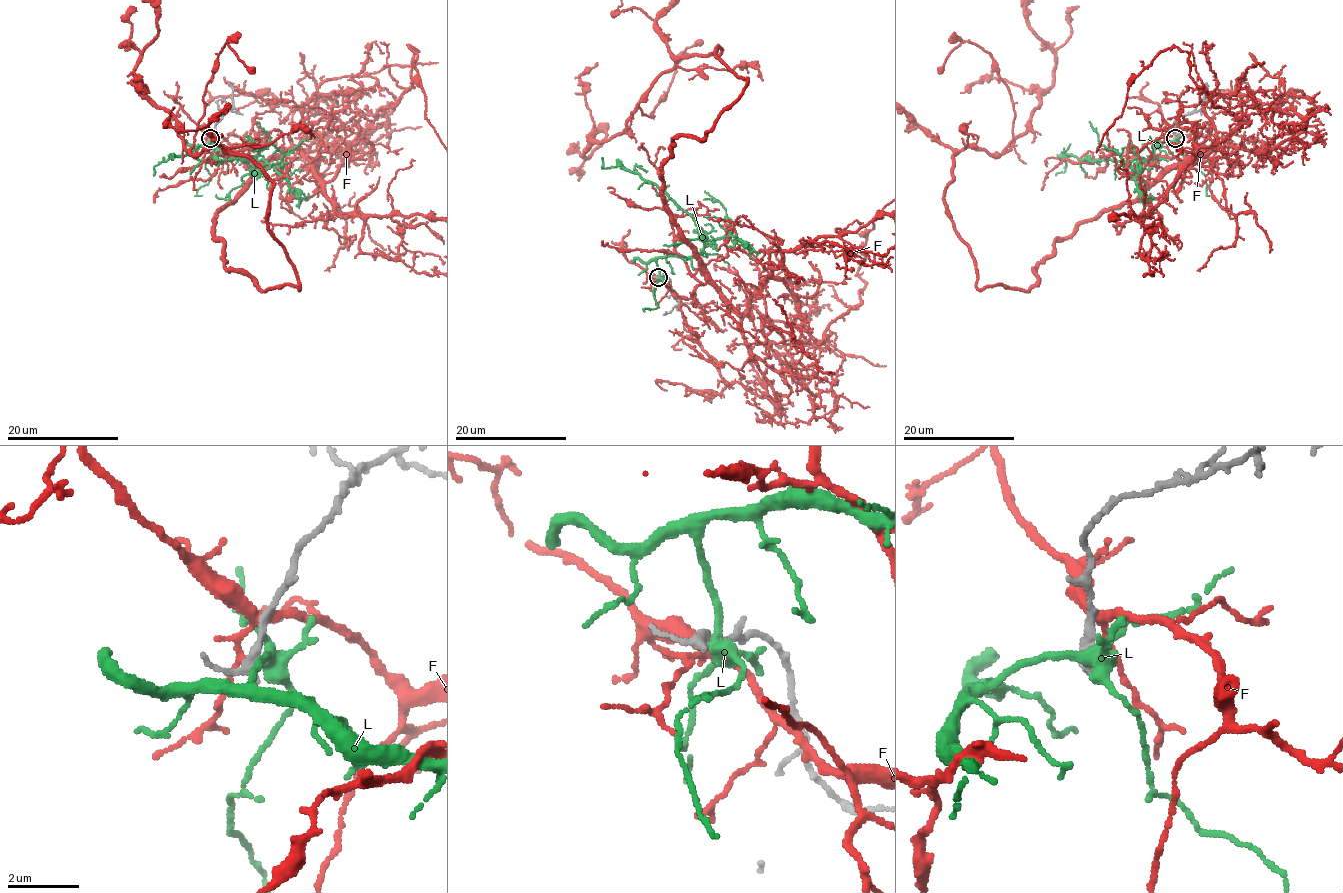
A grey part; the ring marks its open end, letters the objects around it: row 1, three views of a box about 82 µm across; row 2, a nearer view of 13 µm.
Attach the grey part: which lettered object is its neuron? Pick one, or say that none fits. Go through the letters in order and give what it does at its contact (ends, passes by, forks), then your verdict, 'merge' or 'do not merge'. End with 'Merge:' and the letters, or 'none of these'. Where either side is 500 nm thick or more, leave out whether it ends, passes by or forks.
F: it forks; do not merge
L: it forks; merge
Merge: L

